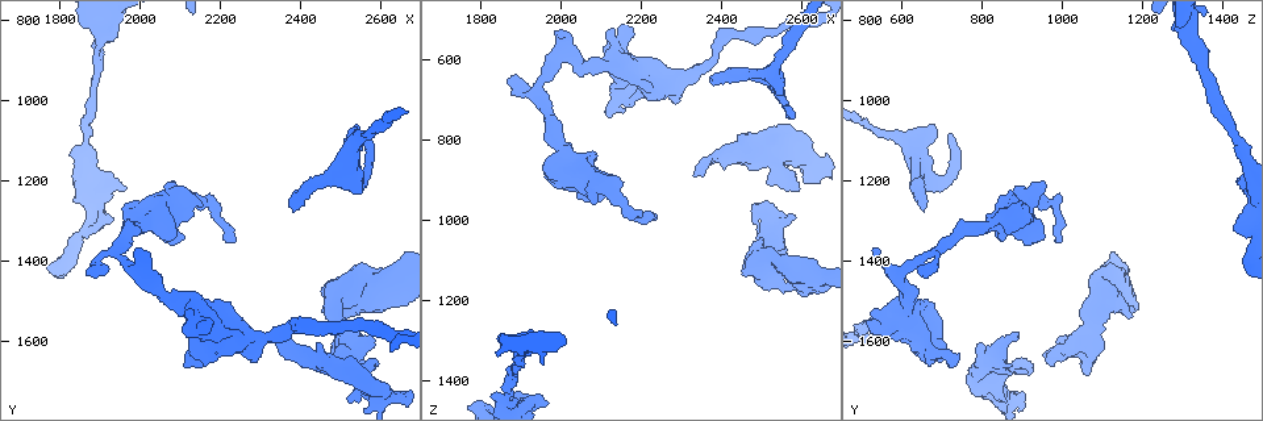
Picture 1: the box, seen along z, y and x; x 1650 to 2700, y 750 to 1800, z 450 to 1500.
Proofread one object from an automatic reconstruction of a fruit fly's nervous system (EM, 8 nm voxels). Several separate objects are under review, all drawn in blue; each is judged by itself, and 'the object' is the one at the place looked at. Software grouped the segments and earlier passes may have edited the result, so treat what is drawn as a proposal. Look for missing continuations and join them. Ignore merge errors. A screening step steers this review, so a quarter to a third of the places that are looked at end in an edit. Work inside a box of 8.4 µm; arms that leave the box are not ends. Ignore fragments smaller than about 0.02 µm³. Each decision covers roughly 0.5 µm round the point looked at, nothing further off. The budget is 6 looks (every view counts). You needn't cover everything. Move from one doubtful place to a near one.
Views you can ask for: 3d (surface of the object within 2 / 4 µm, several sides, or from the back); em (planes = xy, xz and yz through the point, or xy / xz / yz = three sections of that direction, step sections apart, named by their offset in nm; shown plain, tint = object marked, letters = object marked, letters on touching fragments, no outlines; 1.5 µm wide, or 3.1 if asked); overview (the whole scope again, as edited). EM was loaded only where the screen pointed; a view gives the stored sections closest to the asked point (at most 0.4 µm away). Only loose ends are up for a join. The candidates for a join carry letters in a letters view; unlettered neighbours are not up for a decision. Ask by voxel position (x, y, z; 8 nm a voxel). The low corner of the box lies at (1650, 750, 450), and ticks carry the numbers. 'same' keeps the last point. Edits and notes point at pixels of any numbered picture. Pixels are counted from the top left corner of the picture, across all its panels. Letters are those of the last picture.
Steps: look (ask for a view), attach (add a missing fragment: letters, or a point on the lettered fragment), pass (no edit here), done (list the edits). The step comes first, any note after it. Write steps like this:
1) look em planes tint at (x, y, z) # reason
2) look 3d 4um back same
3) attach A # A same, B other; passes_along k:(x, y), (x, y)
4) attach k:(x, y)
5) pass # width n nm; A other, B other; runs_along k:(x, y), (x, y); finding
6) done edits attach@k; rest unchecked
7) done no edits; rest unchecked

look 3d 4um at (2330, 1595, 890) # an open end

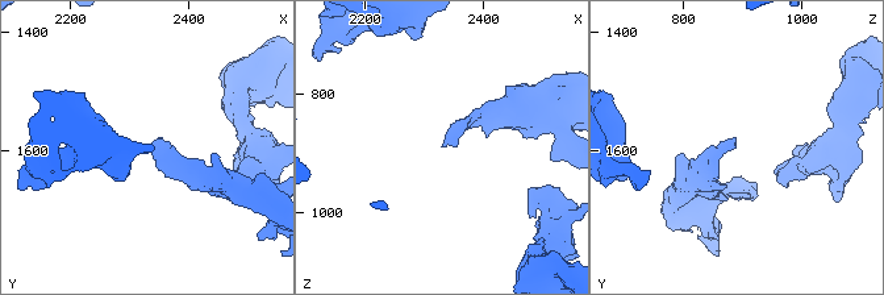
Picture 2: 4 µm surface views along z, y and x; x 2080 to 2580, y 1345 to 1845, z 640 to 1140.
look em xy step 8 letters at (2330, 1595, 890) # need the tissue

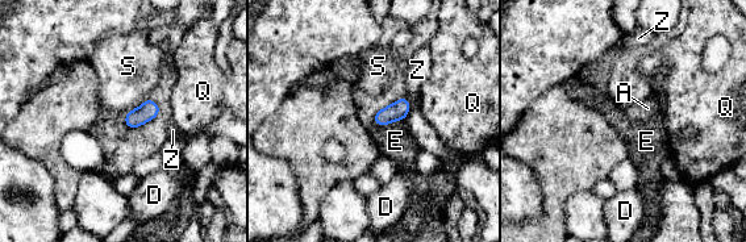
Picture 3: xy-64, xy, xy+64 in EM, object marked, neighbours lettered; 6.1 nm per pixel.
look em planes letters same # cut it another way

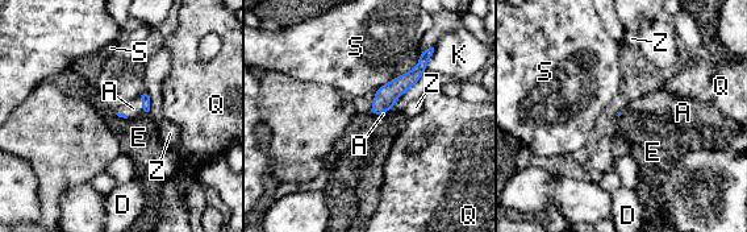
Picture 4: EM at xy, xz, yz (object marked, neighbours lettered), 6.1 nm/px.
attach A # A same, D other, E other, K other, Q other, S other, Z other; passes_along 4:(146, 102), (142, 103), (133, 108); the cell continues

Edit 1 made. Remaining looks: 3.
look 3d 2um at (2235, 1355, 990) # free end

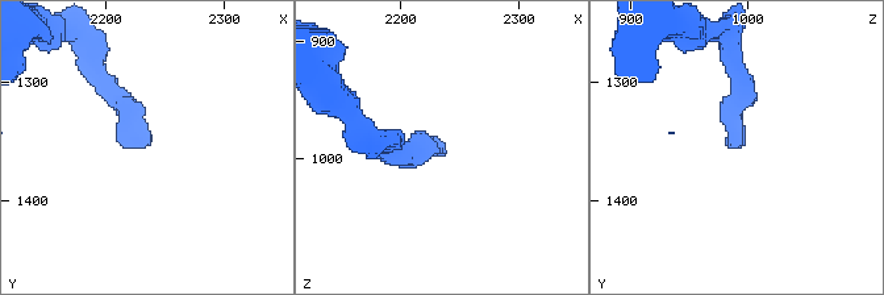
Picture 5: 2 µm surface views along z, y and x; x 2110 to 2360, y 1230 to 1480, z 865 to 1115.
look em xz step 4 letters at (2234, 1352, 994) # now the EM

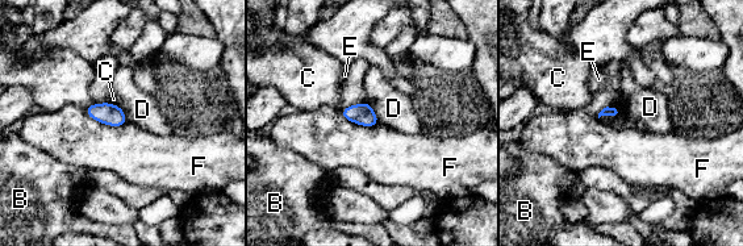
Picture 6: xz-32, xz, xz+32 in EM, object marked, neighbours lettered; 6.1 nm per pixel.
look em planes letters same

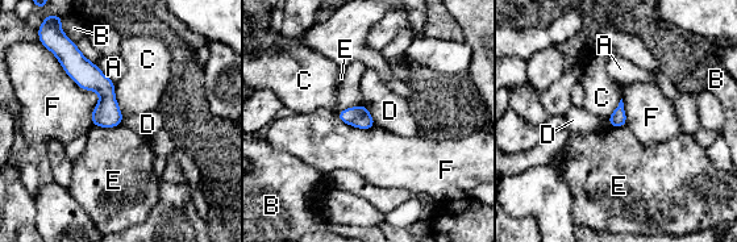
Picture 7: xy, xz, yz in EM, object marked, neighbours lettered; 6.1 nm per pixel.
pass # A other, B other, C other, D other, E other, F other; runs_along 7:(75, 57), (117, 121); none of them fits

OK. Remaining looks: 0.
done edits attach@4; rest unchecked

